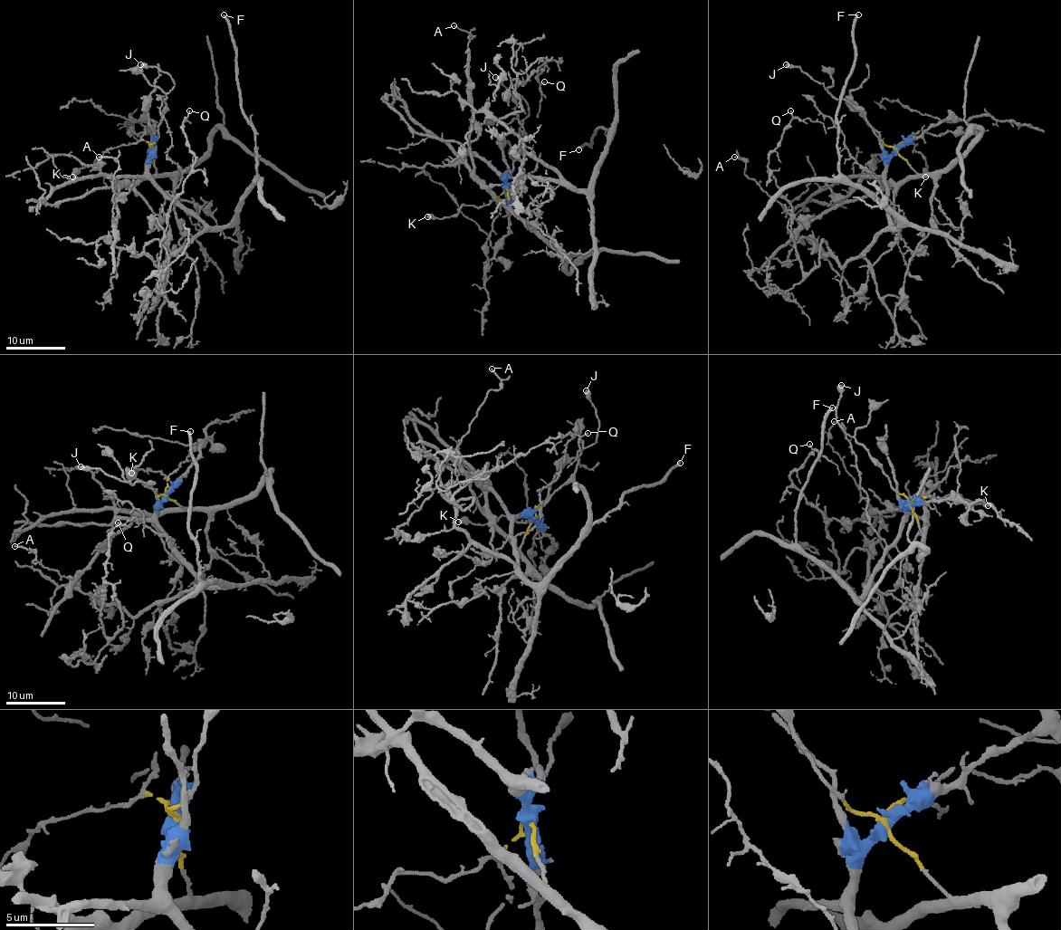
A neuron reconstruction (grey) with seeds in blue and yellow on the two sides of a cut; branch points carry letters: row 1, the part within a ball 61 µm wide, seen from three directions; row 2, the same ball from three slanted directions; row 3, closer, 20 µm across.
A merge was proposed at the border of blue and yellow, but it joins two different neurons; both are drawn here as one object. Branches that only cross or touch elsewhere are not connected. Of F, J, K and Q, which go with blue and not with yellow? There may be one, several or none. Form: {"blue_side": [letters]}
{"blue_side": ["F", "Q"]}

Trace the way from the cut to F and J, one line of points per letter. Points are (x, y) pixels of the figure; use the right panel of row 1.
F: (897, 148), (885, 178), (893, 225), (897, 225), (895, 218), (839, 169), (836, 111), (854, 61), (858, 15)
J: (897, 148), (885, 144), (849, 102), (836, 100), (821, 83), (799, 67), (786, 64)

